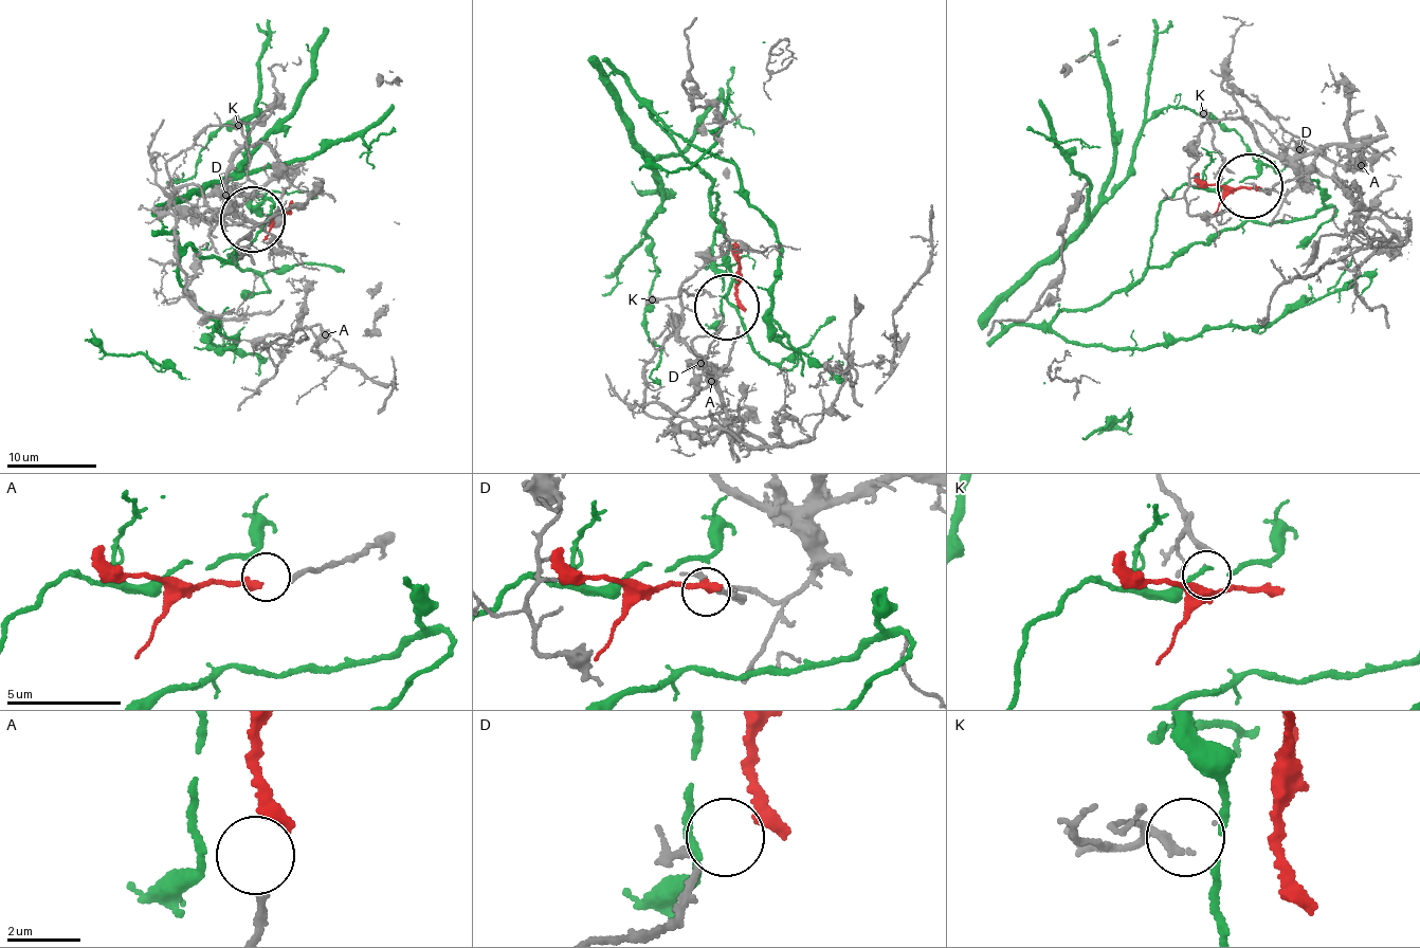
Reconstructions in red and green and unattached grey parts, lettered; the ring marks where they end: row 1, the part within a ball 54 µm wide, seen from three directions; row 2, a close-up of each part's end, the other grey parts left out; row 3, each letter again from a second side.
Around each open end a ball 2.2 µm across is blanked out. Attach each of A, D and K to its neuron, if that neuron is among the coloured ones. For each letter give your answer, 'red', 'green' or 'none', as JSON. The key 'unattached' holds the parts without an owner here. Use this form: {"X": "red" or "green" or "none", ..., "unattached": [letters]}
{"A": "red", "D": "none", "K": "none", "unattached": ["D", "K"]}

